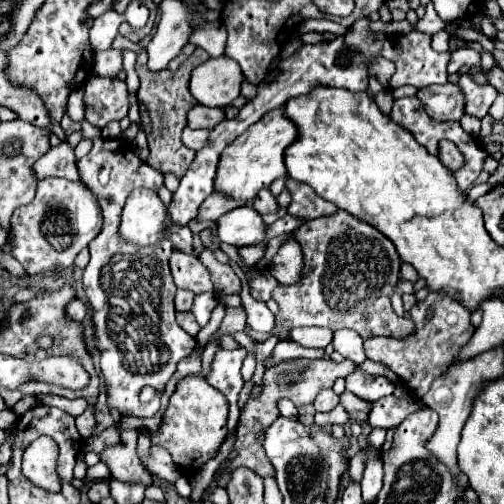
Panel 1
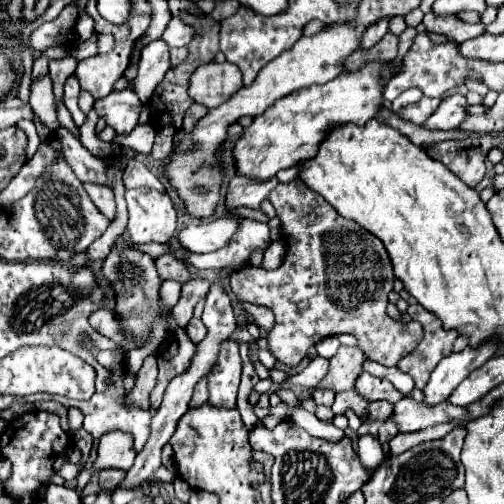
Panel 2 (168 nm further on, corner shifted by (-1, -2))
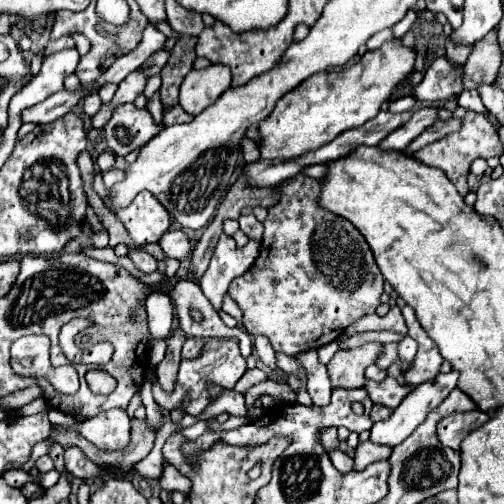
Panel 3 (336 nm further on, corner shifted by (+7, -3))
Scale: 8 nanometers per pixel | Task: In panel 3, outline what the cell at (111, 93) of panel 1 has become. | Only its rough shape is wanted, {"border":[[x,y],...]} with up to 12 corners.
{"border":[[122,104],[104,126],[108,148],[126,156],[162,130],[146,108]]}

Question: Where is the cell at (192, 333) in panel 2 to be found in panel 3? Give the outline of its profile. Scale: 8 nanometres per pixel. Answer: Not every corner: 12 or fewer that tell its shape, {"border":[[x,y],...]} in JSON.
{"border":[[188,338],[182,358],[198,358],[204,350],[202,338]]}

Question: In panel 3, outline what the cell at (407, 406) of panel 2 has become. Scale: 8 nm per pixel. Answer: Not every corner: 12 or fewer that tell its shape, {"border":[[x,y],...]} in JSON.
{"border":[[480,410],[450,414],[440,420],[438,438],[460,452],[468,432],[490,416]]}

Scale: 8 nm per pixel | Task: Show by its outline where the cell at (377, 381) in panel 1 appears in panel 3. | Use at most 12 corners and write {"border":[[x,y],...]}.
{"border":[[396,378],[366,382],[376,404],[398,408],[404,396],[414,390]]}

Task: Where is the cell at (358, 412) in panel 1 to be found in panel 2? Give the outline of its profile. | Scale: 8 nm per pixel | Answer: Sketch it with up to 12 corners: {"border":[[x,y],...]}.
{"border":[[372,401],[366,421],[386,421],[392,413],[392,403]]}

